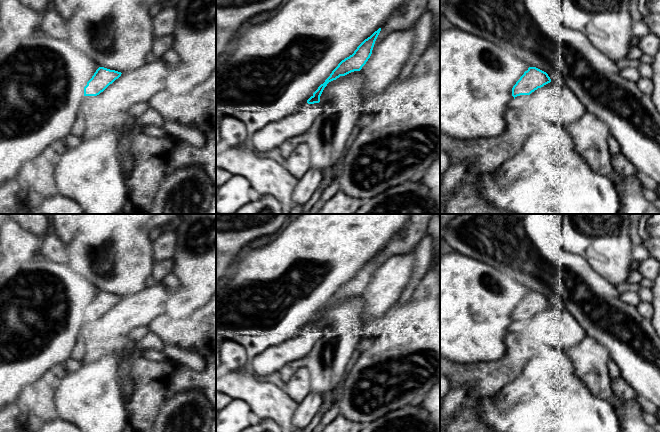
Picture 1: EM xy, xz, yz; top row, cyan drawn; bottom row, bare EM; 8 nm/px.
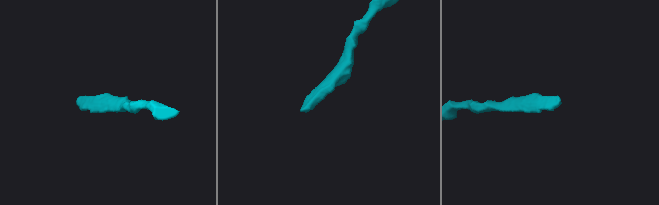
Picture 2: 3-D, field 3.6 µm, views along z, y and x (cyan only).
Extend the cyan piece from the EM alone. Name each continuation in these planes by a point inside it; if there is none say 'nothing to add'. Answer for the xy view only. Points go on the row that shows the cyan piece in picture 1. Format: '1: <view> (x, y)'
nothing to add

